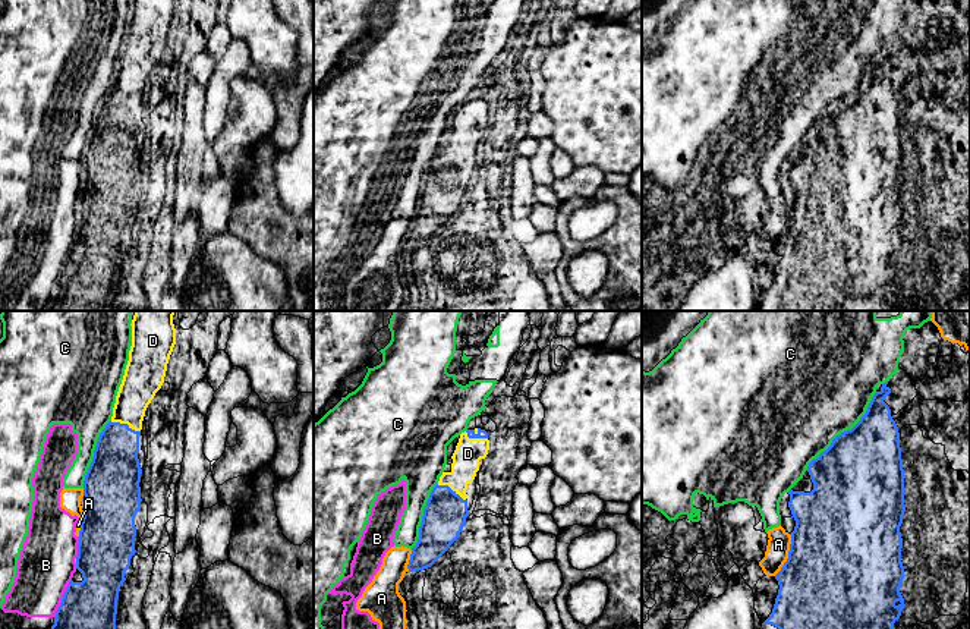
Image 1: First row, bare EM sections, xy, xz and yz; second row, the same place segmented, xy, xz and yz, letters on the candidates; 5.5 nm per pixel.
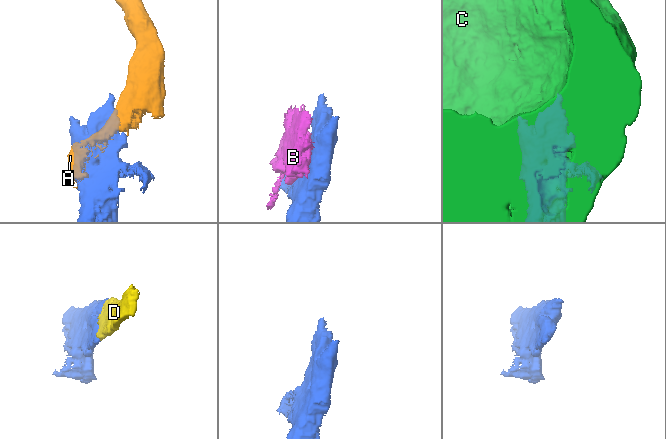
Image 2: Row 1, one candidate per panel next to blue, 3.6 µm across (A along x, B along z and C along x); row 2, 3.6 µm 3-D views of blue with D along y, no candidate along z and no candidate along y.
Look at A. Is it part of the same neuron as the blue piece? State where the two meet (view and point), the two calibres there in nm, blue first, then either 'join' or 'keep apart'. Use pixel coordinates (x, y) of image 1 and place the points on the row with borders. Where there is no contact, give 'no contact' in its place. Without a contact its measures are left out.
contact yz (789, 554); calibres 500 and 130 nm; keep apart

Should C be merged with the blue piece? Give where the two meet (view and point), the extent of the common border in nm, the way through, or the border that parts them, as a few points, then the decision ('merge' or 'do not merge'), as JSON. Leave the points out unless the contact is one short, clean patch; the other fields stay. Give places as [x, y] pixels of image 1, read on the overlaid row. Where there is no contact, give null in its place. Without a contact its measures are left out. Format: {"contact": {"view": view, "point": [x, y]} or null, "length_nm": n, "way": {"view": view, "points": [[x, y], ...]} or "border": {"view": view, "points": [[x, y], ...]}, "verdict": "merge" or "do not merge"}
{"contact": {"view": "yz", "point": [844, 431]}, "length_nm": 600, "verdict": "do not merge"}

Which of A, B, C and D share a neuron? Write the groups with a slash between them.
A B / C / D

